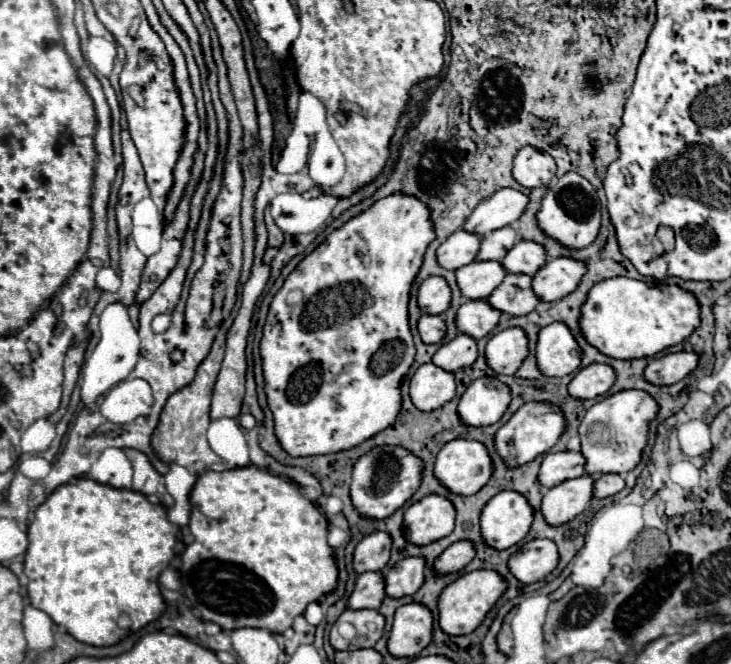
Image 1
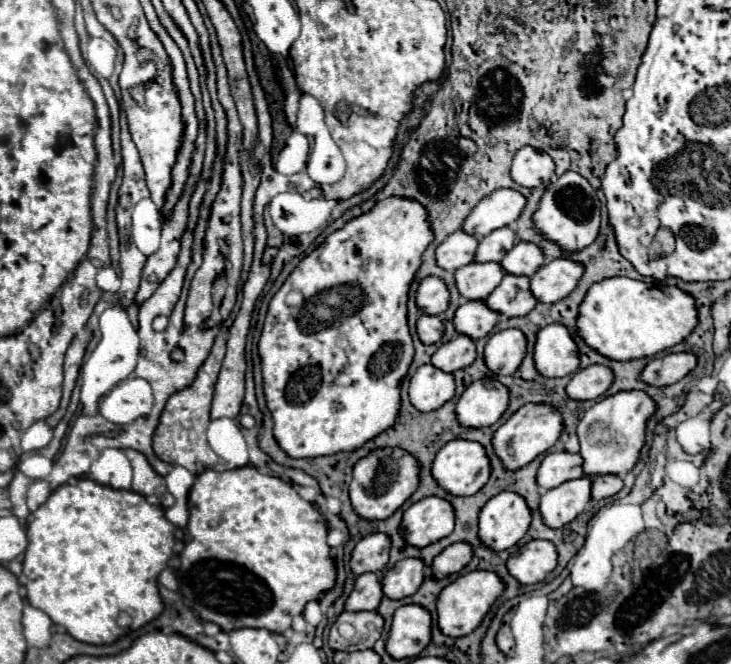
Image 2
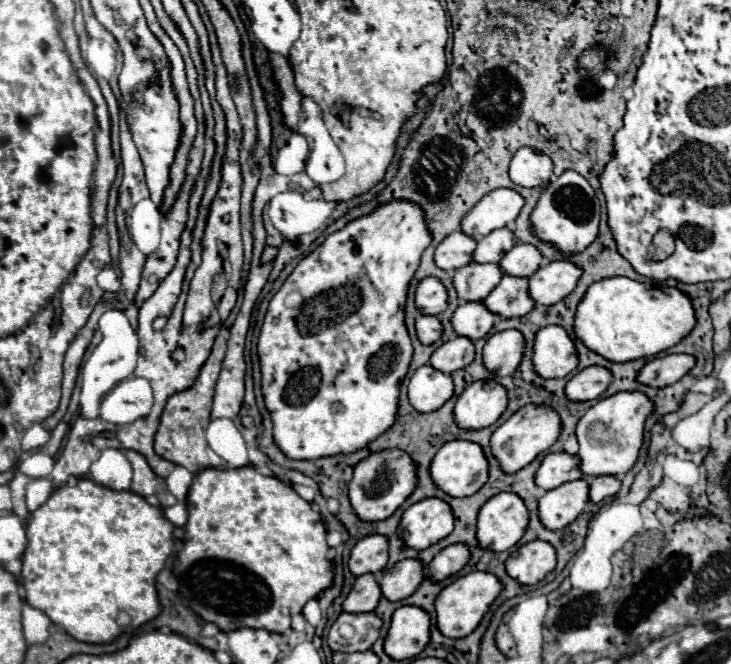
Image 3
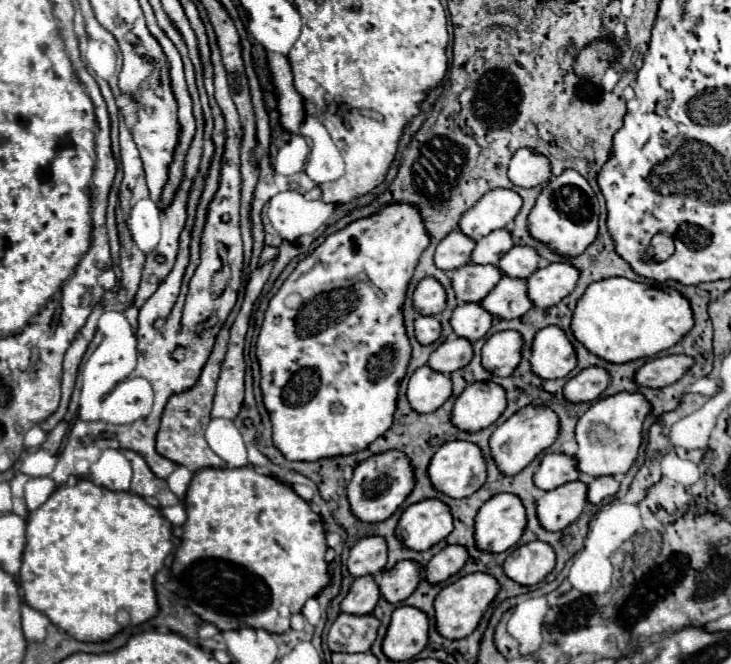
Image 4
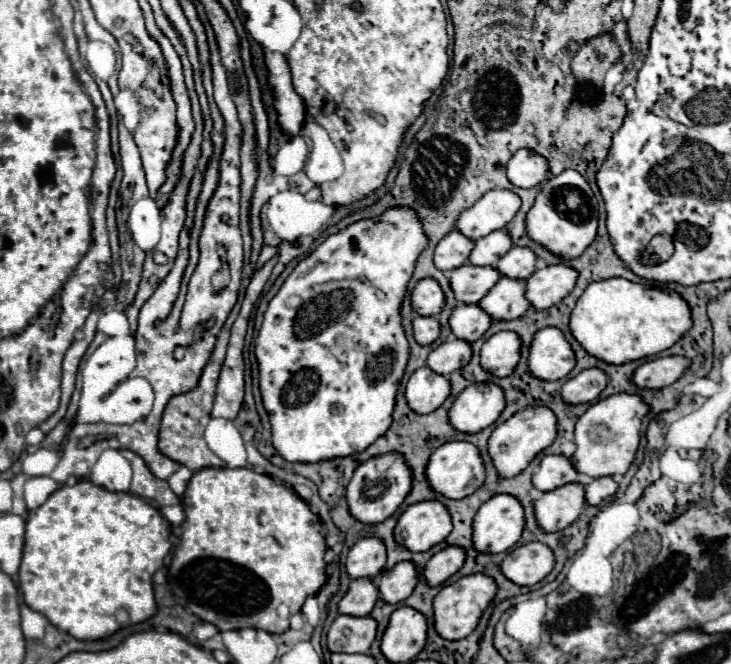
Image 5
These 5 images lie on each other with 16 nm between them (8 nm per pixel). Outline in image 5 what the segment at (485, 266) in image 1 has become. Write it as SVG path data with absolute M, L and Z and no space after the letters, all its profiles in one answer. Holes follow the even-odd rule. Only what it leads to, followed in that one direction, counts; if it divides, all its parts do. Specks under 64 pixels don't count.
M464 264L450 272L450 288L456 302L478 304L484 294L500 280L500 274L492 266Z

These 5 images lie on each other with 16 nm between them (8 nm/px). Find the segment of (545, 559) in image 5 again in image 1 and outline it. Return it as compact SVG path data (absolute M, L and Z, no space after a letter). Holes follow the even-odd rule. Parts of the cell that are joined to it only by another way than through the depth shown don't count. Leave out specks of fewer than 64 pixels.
M552 540L526 542L508 560L510 572L522 584L534 584L544 580L558 566L558 550Z

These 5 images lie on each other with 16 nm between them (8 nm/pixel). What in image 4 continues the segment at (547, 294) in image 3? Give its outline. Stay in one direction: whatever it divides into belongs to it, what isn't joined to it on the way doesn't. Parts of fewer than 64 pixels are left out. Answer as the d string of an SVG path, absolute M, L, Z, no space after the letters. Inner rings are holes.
M568 262L548 264L528 278L526 294L534 308L550 308L572 292L578 276L580 272L576 272L576 268L572 268Z

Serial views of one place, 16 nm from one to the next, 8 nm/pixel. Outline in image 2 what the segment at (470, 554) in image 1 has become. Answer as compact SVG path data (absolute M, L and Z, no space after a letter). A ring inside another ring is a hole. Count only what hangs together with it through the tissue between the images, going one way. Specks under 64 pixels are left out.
M452 544L448 548L444 548L436 558L434 562L430 564L430 570L432 570L432 578L436 580L442 580L450 574L456 574L460 572L468 560L472 558L472 550L468 548L468 544Z

